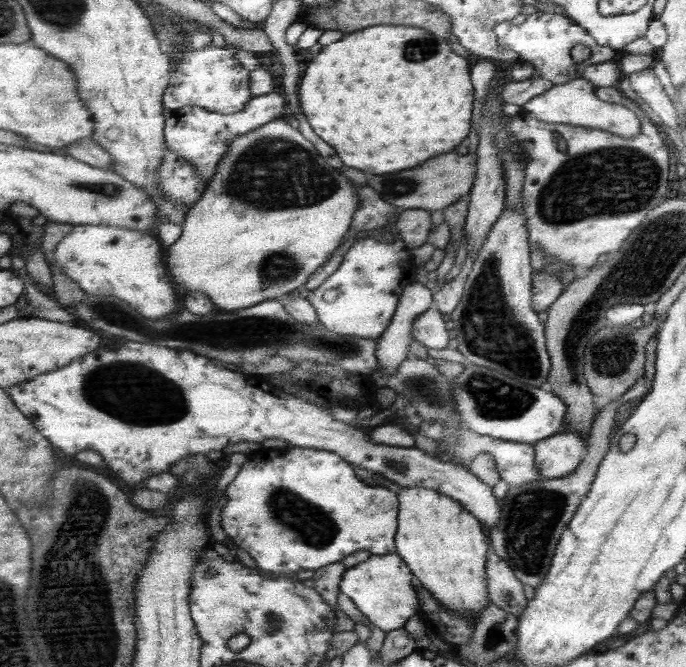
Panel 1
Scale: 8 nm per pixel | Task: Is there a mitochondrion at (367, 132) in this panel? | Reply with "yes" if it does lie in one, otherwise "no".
no

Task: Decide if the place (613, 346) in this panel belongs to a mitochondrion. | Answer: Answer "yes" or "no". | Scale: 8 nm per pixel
yes

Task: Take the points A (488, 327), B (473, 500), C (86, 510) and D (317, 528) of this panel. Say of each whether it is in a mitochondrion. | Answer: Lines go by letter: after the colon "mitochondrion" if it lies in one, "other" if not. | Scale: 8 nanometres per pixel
A: mitochondrion
B: other
C: mitochondrion
D: mitochondrion

